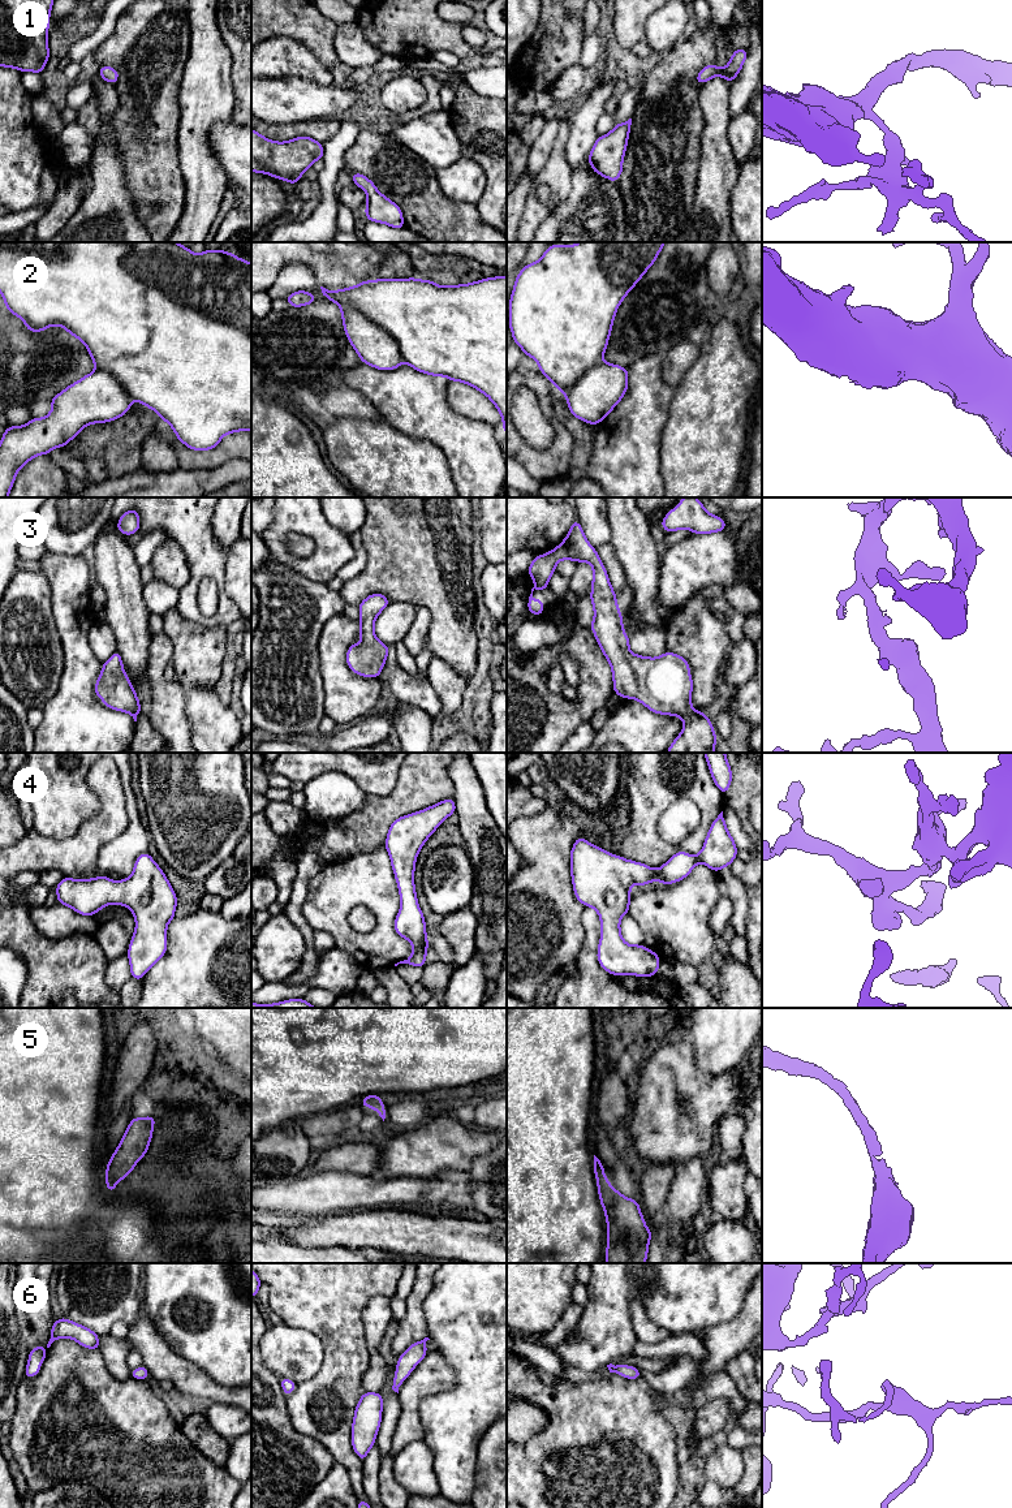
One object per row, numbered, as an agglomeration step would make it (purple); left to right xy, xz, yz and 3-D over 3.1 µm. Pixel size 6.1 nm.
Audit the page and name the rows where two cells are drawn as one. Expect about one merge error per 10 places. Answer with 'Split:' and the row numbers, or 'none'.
Split: none

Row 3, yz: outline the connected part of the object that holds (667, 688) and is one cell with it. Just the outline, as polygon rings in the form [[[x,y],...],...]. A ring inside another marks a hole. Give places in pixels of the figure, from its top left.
[[[577,520],[572,522],[572,527],[567,535],[567,538],[552,551],[547,552],[546,555],[535,556],[533,563],[530,564],[527,573],[534,579],[534,587],[531,589],[531,594],[527,599],[527,608],[529,613],[533,615],[542,615],[544,612],[543,599],[534,600],[533,591],[537,589],[538,591],[543,591],[548,587],[548,579],[555,573],[555,566],[560,560],[573,560],[574,563],[586,561],[593,566],[593,583],[591,583],[591,594],[590,599],[594,607],[594,620],[590,624],[590,628],[602,649],[603,655],[607,658],[611,669],[612,669],[612,678],[613,678],[613,693],[619,694],[623,699],[632,698],[640,701],[645,705],[650,711],[654,714],[663,714],[671,716],[680,716],[684,720],[684,728],[681,733],[675,738],[675,741],[668,747],[667,753],[715,753],[715,742],[716,734],[712,728],[712,721],[710,721],[705,712],[694,711],[692,707],[692,690],[693,690],[693,680],[690,677],[690,667],[688,662],[673,652],[664,652],[659,658],[647,658],[636,655],[629,650],[629,641],[630,638],[625,634],[623,628],[623,616],[617,606],[616,593],[612,590],[611,582],[607,576],[607,570],[599,559],[597,550],[591,547],[587,542],[582,527]]]

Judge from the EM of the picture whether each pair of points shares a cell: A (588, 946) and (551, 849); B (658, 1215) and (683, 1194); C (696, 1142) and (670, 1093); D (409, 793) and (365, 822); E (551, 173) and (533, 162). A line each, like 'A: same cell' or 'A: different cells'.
A: different cells
B: different cells
C: same cell
D: same cell
E: different cells

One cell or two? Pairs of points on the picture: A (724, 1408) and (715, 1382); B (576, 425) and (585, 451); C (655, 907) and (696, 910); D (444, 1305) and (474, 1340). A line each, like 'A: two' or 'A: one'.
A: two
B: one
C: one
D: one

